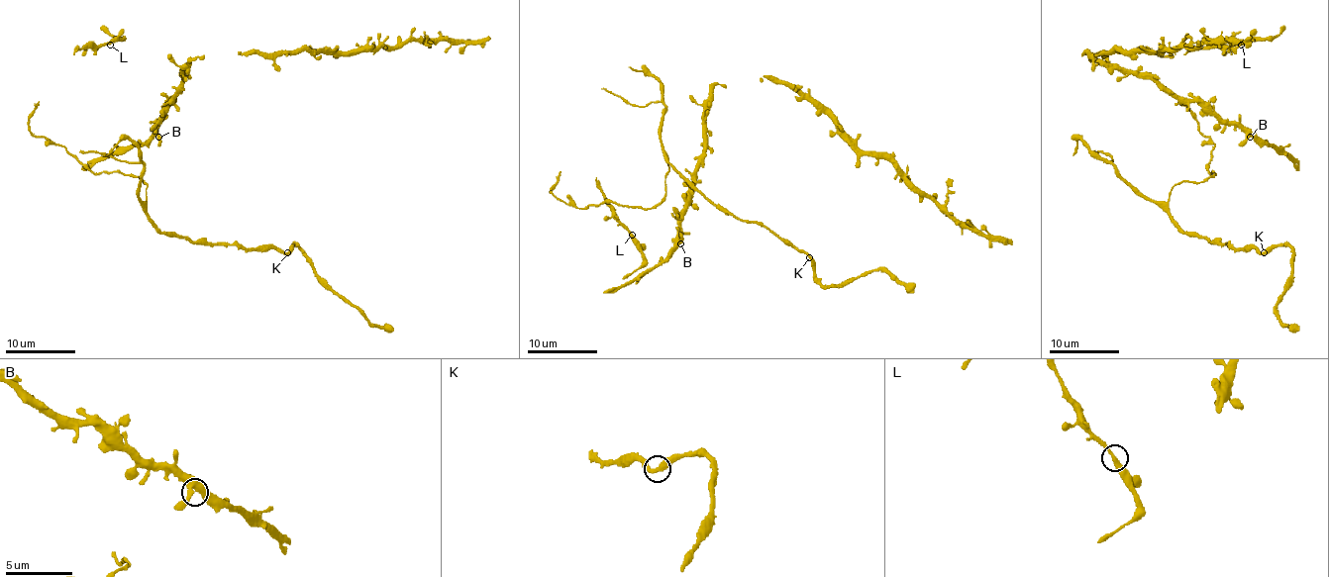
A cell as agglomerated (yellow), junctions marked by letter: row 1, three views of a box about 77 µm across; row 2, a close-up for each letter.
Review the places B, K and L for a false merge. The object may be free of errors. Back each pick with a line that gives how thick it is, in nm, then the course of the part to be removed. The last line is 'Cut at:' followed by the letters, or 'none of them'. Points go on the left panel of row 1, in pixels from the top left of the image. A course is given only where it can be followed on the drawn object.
Cut at: none of them

